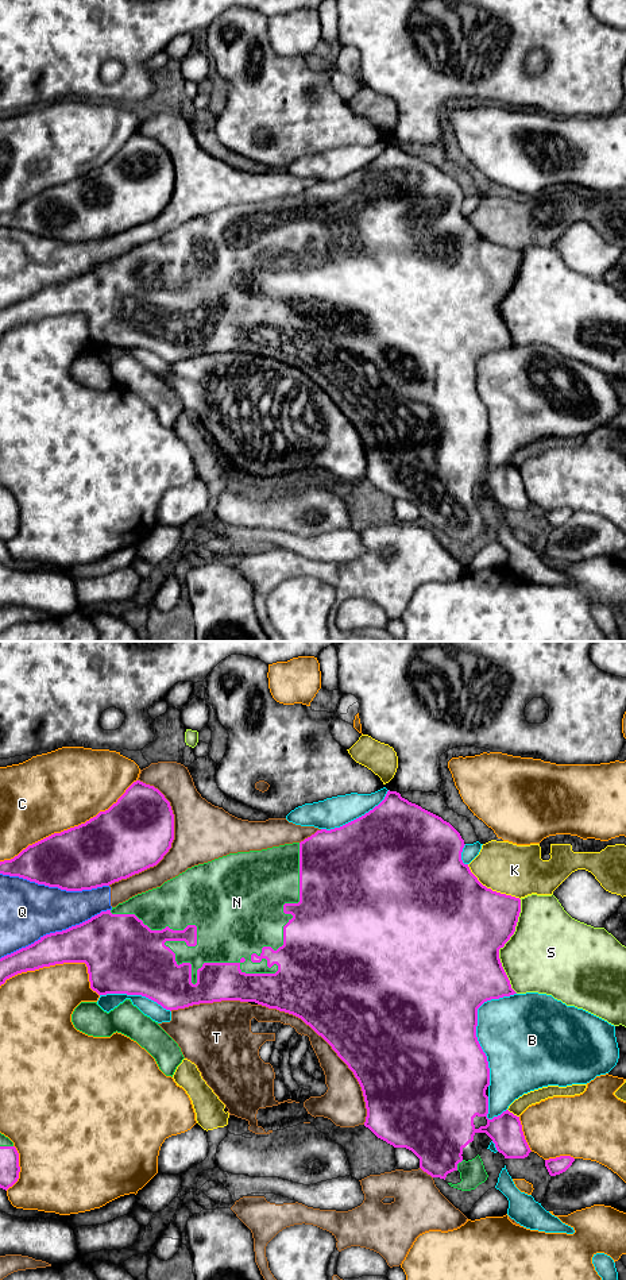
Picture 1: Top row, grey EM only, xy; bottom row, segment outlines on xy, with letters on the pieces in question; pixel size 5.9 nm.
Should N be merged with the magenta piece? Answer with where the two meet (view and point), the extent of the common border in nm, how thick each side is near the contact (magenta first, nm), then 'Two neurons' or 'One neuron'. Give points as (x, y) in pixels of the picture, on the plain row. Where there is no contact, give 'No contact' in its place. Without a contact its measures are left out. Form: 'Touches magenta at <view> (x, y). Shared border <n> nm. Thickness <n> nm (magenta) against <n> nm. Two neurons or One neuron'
Touches magenta at xy (231, 315). Shared border 1200 nm. Thickness 240 nm (magenta) against 440 nm. One neuron

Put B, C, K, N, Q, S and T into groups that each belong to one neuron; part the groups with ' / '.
B / C / K / N / Q T / S

